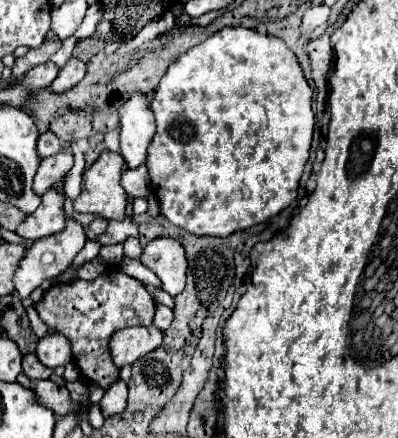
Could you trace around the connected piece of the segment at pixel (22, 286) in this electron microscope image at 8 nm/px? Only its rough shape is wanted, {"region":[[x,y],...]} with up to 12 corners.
{"region":[[68,219],[60,235],[34,241],[16,269],[26,299],[46,279],[62,275],[86,243]]}

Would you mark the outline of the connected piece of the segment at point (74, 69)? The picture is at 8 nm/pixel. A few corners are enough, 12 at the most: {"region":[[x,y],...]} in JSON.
{"region":[[76,57],[60,69],[50,87],[68,91],[86,75],[86,63]]}

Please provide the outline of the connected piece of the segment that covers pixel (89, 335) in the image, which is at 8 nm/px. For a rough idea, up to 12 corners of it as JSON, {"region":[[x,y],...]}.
{"region":[[108,265],[50,287],[40,319],[70,341],[82,377],[118,379],[110,335],[152,325],[154,297]]}

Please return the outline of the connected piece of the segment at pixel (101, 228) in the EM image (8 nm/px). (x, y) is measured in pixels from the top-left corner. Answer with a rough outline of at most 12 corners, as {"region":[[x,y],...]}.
{"region":[[102,217],[90,223],[86,235],[90,239],[102,235],[108,229],[108,221]]}

